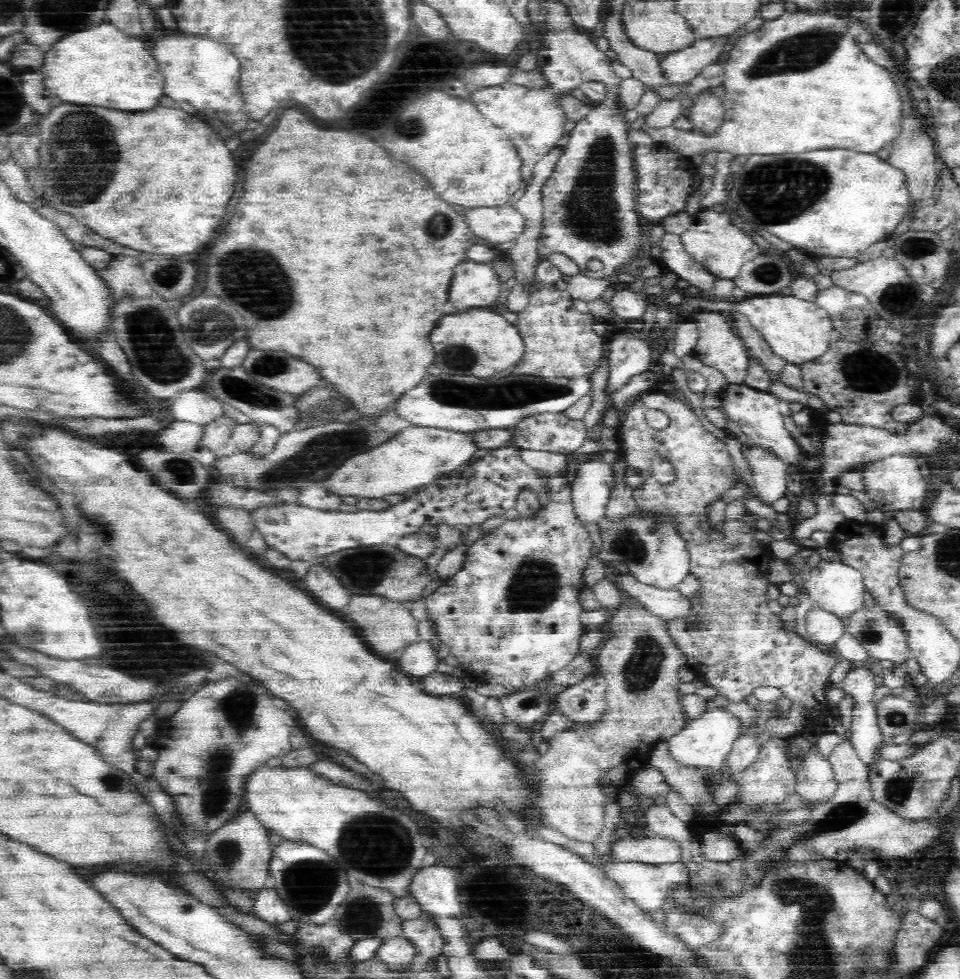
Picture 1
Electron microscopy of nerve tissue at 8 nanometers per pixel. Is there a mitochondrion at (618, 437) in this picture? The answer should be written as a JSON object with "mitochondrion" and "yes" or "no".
{"mitochondrion":"no"}

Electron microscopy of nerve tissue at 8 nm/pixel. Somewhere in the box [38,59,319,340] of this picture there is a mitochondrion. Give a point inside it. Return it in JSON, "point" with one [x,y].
{"point":[84,156]}

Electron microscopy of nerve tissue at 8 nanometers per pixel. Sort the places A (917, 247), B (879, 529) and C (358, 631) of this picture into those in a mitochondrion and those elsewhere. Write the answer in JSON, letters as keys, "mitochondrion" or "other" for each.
{"A":"mitochondrion","B":"other","C":"other"}

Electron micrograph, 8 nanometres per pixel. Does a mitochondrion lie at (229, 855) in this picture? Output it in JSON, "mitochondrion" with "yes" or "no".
{"mitochondrion":"yes"}

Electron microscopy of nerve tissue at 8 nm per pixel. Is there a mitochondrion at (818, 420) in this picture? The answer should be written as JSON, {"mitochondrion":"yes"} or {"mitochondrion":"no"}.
{"mitochondrion":"no"}

